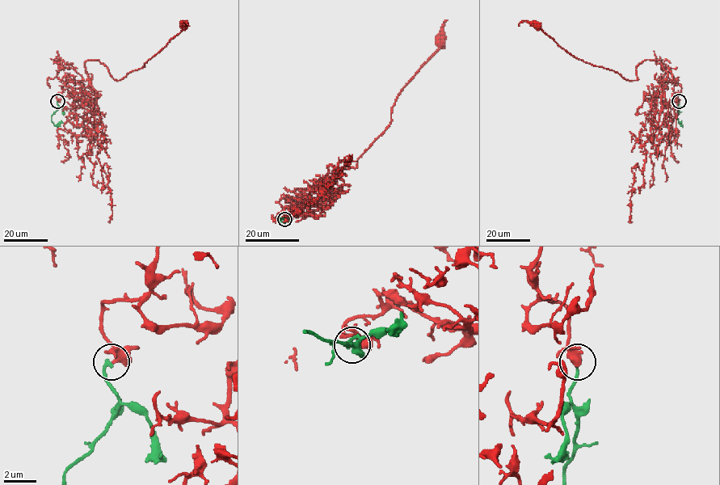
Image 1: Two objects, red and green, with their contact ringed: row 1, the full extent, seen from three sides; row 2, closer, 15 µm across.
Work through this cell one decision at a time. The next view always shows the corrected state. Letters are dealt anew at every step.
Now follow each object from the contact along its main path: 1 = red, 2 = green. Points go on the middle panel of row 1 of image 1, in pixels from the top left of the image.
1: (284, 218), (291, 212), (311, 215), (334, 176), (346, 166), (355, 168), (390, 123), (397, 94), (440, 41)
2: (284, 218), (276, 217), (280, 221), (292, 219)

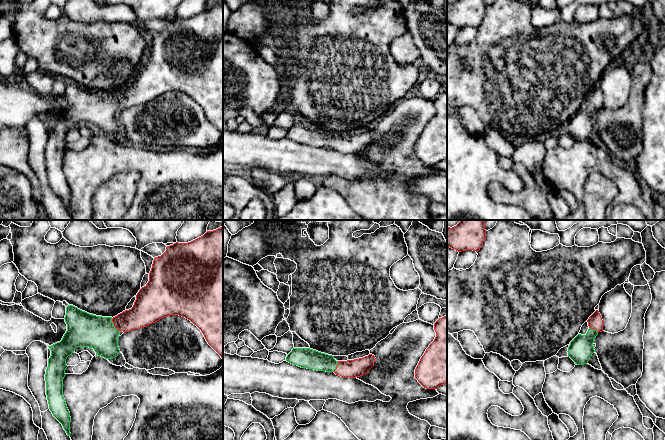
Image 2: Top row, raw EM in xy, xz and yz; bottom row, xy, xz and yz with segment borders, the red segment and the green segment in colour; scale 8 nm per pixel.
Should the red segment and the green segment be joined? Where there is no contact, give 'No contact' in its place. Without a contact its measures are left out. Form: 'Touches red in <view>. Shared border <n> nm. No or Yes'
Touches red in xy. Shared border 130 nm. Yes

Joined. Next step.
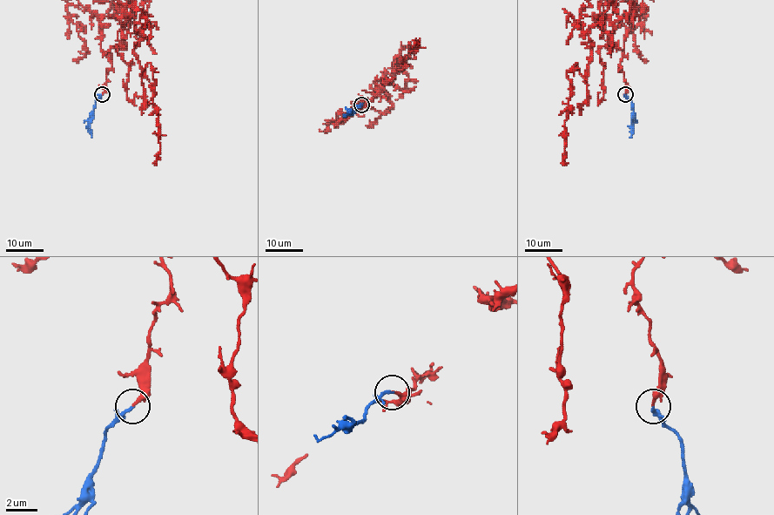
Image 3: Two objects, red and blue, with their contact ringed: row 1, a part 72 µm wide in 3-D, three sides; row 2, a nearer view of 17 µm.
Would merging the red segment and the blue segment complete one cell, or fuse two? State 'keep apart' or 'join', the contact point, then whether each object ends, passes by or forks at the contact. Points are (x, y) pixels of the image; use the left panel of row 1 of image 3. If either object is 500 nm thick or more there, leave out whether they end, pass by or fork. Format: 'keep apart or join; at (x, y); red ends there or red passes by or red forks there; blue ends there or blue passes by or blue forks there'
join; at (102, 94); red passes by; blue ends there

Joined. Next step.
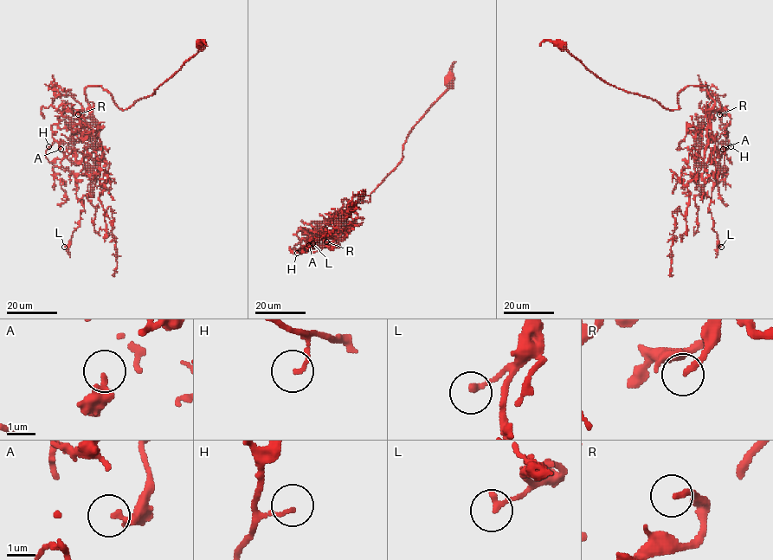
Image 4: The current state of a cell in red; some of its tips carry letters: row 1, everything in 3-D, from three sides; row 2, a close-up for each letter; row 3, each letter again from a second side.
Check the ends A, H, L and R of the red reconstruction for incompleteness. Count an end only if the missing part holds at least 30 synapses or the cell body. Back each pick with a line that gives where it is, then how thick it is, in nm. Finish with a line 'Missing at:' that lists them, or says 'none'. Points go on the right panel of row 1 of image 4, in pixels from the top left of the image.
R: Place: (719, 114). Thickness 200 nm
Missing at: R

